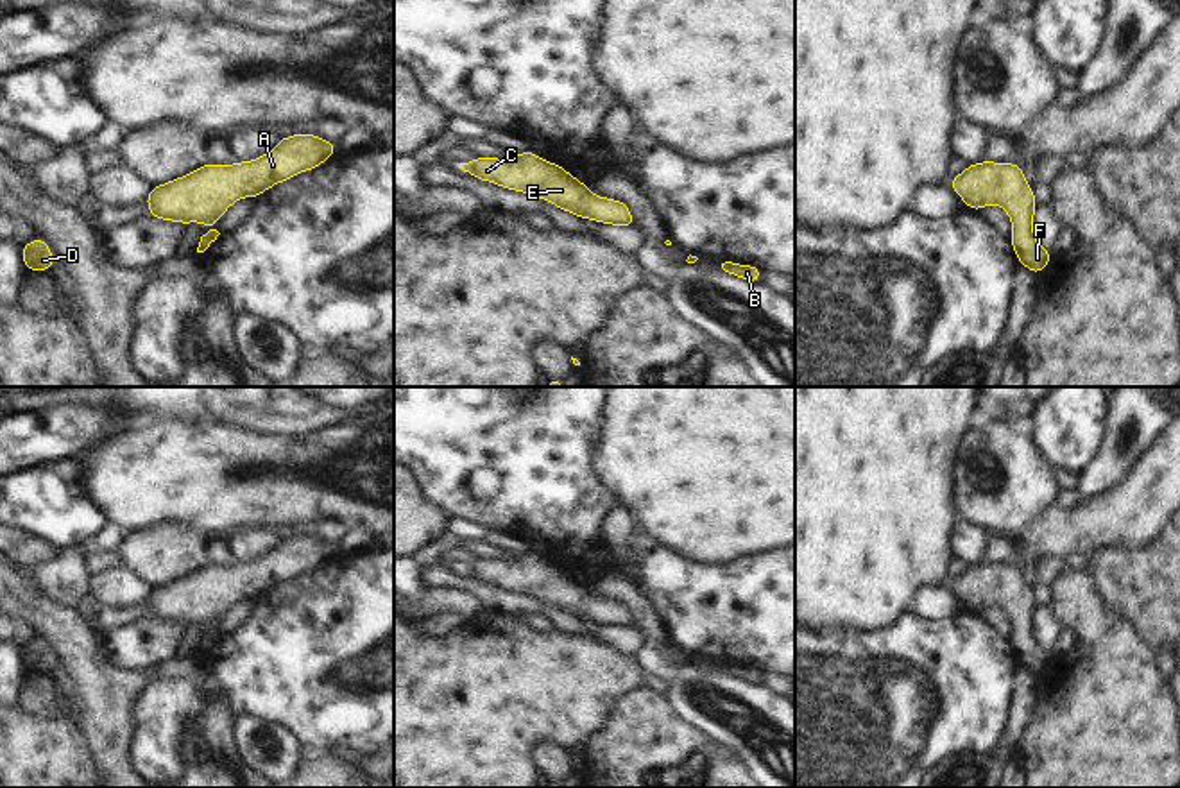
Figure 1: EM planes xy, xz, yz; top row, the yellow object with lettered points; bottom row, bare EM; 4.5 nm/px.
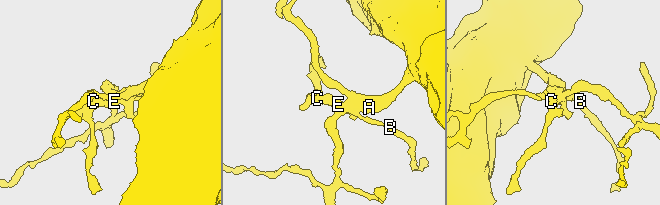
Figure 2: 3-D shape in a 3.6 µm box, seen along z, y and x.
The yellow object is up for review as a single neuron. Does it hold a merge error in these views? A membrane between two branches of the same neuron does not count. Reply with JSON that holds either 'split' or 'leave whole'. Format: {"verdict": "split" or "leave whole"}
{"verdict": "leave whole"}

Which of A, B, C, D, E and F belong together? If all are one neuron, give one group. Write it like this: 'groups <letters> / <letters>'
groups A B C D E F

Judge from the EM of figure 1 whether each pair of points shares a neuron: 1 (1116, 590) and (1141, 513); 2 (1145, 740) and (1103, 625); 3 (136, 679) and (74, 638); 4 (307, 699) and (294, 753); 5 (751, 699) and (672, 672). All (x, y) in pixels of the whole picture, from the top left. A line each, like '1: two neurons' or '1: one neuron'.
1: two neurons
2: one neuron
3: one neuron
4: two neurons
5: one neuron

